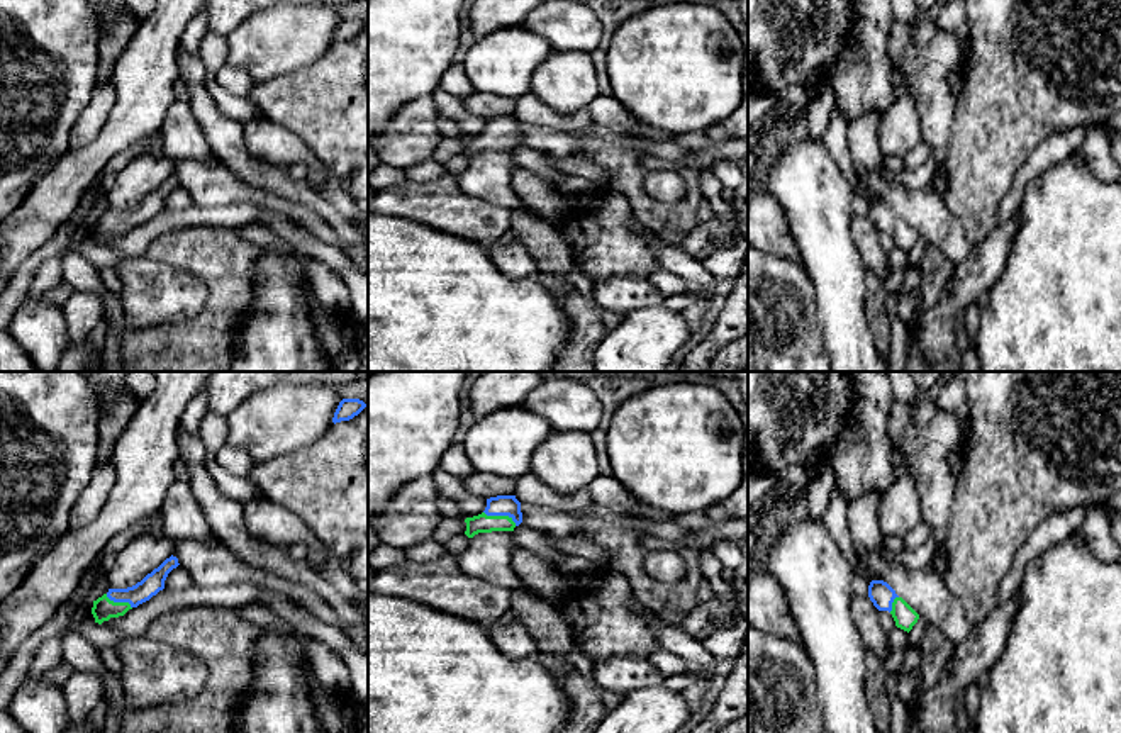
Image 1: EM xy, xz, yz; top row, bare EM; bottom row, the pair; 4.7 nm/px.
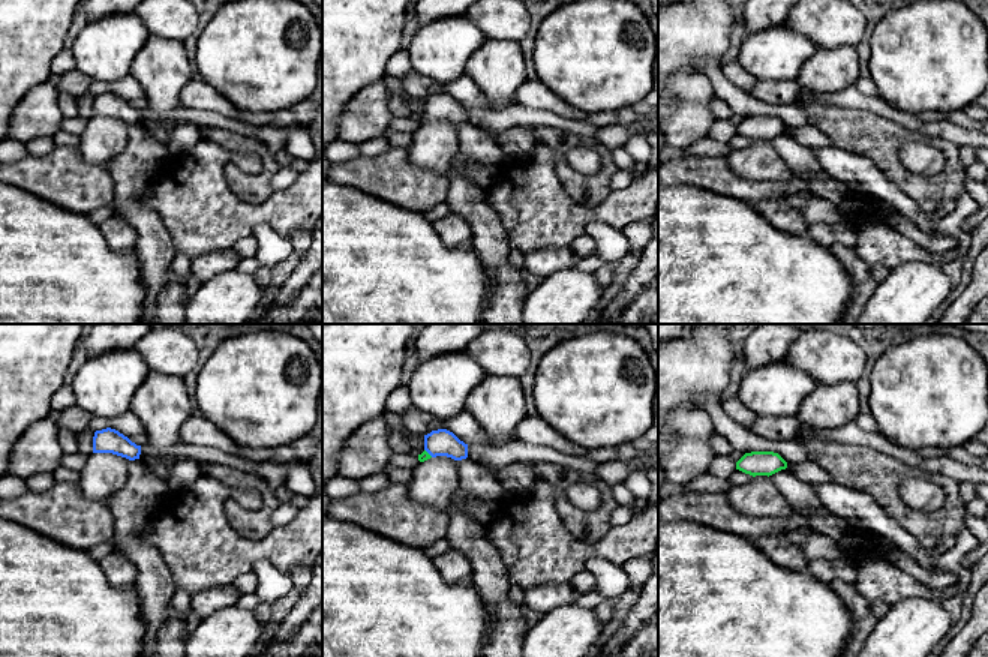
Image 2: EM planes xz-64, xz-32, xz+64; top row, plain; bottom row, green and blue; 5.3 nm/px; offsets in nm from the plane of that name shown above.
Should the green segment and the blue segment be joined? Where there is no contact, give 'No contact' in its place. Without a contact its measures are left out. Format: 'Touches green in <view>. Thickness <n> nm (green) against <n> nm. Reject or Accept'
Touches green in xz. Thickness 90 nm (green) against 100 nm. Accept

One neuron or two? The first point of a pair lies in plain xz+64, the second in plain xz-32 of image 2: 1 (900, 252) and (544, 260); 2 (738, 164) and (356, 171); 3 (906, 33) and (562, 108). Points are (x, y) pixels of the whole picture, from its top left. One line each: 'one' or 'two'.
1: one
2: two
3: two

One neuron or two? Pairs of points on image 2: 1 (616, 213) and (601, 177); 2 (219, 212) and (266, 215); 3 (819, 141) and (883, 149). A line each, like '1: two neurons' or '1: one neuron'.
1: two neurons
2: one neuron
3: two neurons

